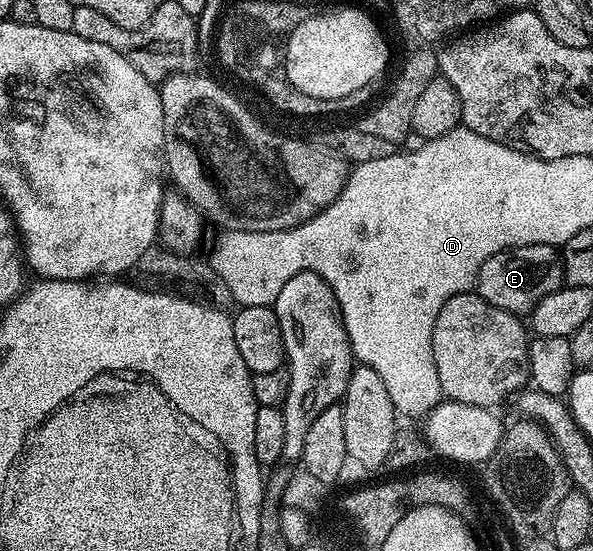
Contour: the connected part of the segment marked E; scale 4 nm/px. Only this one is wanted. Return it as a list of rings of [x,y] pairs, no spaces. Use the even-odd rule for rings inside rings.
[[[532,244],[509,248],[483,262],[483,270],[477,275],[476,293],[491,306],[514,314],[528,314],[534,306],[543,302],[549,292],[562,287],[563,260],[558,249],[551,244]]]

